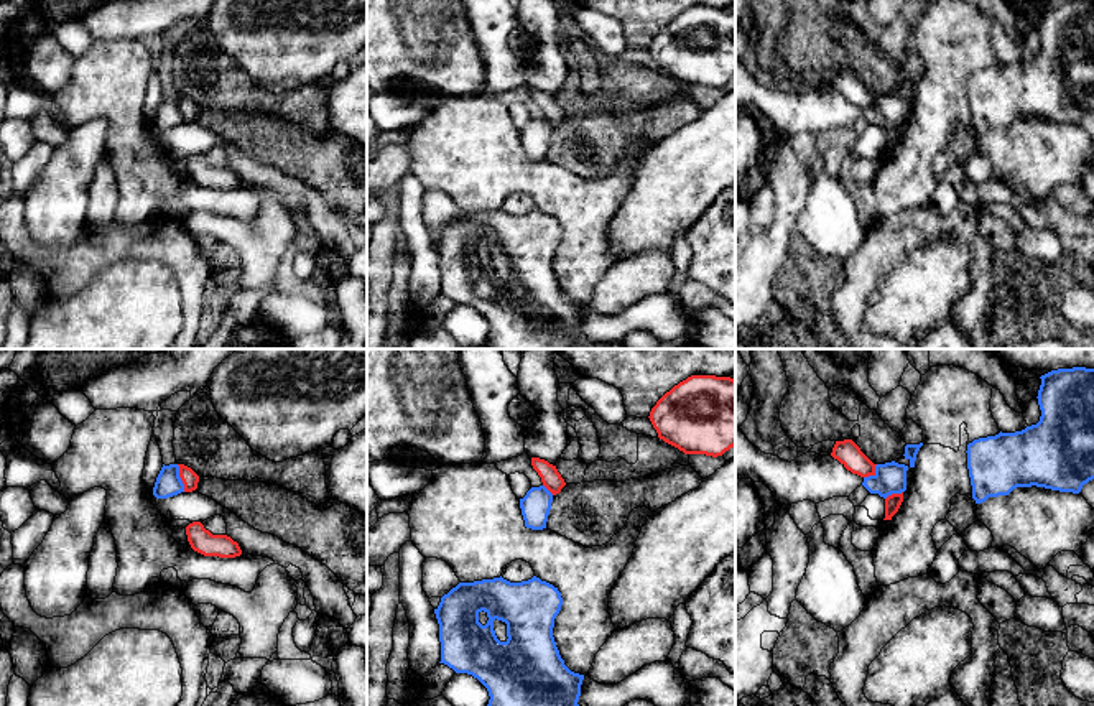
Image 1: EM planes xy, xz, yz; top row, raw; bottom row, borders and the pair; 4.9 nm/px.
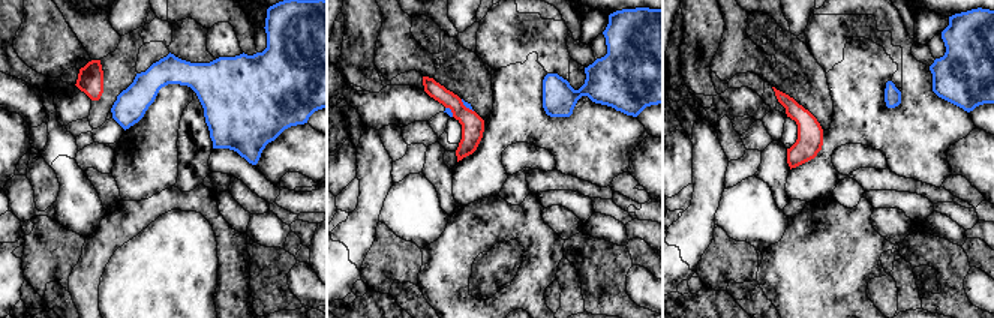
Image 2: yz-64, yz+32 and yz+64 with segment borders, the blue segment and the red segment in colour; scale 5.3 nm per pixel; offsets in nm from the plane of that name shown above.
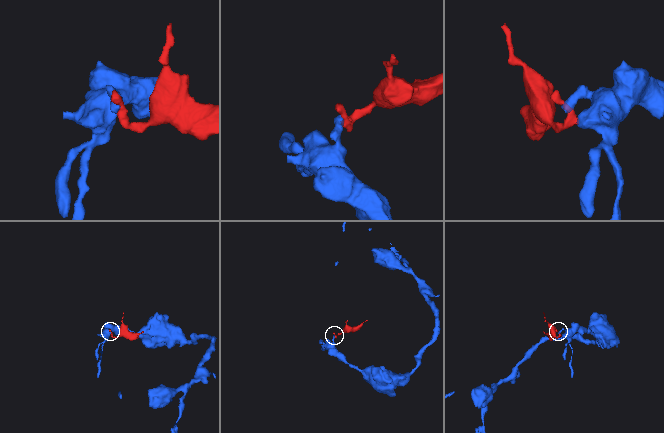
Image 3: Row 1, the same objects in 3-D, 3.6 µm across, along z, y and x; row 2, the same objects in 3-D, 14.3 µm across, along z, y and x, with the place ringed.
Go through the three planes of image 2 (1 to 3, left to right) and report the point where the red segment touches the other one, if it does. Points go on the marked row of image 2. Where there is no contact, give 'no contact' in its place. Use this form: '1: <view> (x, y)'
1: no contact
2: yz+32 (467, 107)
3: no contact

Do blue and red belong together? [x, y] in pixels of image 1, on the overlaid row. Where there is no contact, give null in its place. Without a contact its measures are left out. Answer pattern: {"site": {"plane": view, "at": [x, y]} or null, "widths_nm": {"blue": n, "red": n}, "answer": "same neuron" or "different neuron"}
{"site": {"plane": "xy", "at": [180, 478]}, "widths_nm": {"blue": 130, "red": 80}, "answer": "different neuron"}

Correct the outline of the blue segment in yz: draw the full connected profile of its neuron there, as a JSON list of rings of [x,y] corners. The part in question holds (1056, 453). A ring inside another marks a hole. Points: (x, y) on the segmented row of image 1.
[[[1073,367],[1040,377],[1040,421],[1015,433],[999,433],[967,444],[967,469],[976,504],[1008,495],[1017,487],[1079,494],[1094,479],[1094,369]]]

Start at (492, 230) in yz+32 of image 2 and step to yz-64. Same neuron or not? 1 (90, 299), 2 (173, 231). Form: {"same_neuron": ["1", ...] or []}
{"same_neuron": ["1"]}

